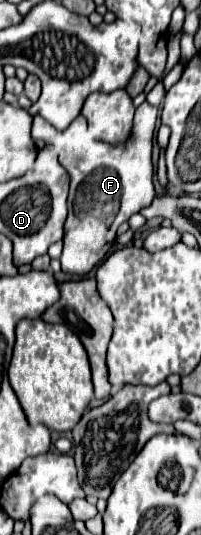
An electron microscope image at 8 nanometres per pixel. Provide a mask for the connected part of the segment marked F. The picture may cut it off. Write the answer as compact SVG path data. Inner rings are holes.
M159 81L146 95L147 102L143 102L135 110L135 118L133 118L135 126L127 142L123 142L123 146L111 146L107 142L89 138L85 132L83 116L77 116L69 124L69 128L61 132L55 130L43 118L33 116L31 138L55 146L59 150L59 162L71 178L69 198L67 198L69 216L65 220L63 254L61 254L63 272L79 274L79 276L85 276L87 272L91 272L99 262L103 262L103 258L111 250L117 228L119 228L119 234L129 230L129 224L125 220L129 220L143 206L149 206L151 200L155 198L151 142L153 142L155 120L157 120L155 106L161 105L165 94L163 83Z

